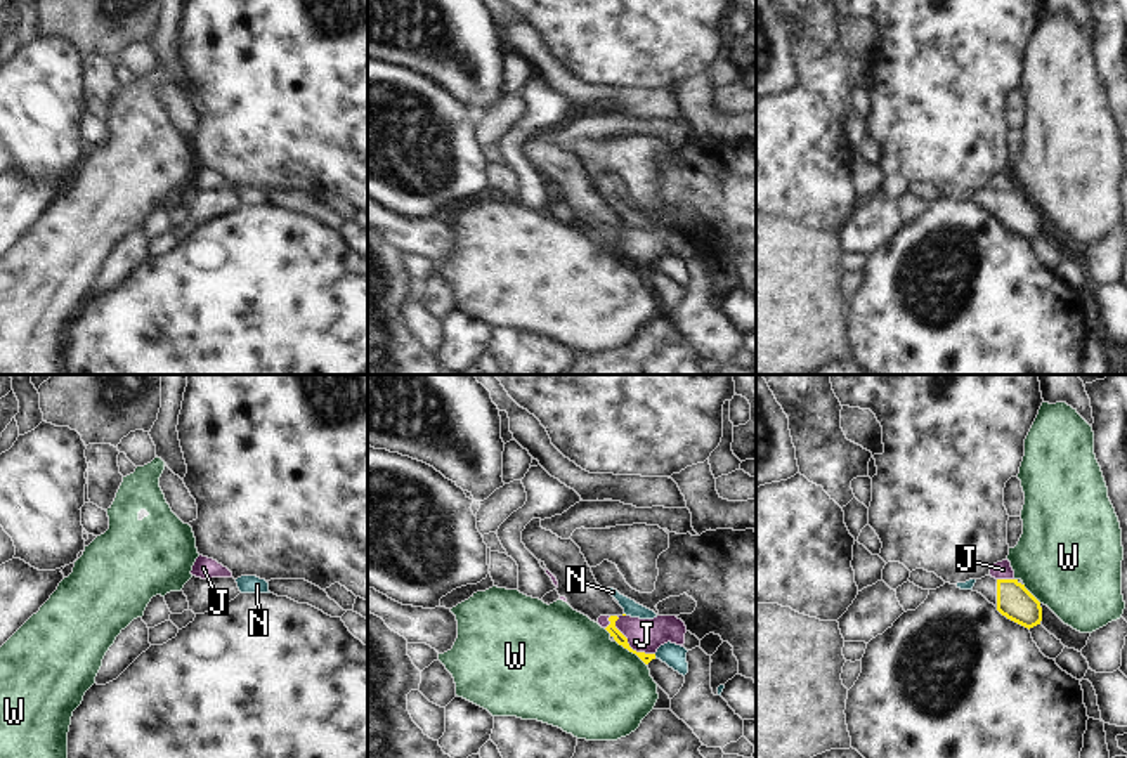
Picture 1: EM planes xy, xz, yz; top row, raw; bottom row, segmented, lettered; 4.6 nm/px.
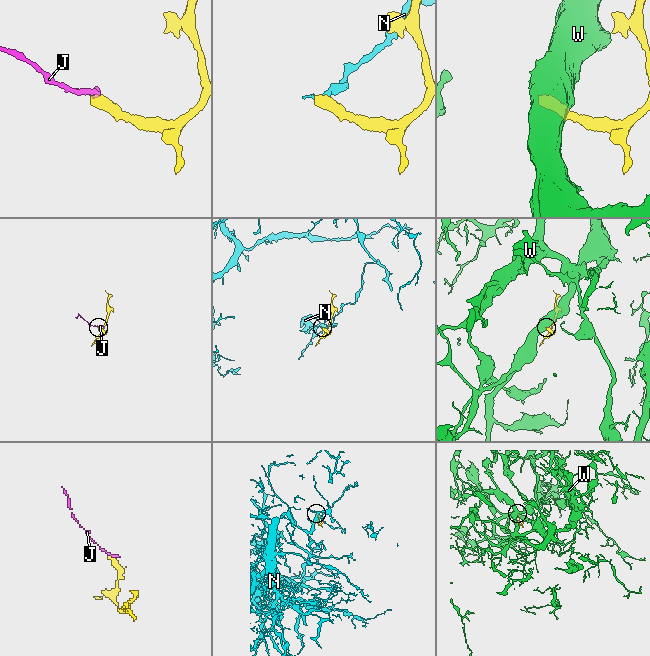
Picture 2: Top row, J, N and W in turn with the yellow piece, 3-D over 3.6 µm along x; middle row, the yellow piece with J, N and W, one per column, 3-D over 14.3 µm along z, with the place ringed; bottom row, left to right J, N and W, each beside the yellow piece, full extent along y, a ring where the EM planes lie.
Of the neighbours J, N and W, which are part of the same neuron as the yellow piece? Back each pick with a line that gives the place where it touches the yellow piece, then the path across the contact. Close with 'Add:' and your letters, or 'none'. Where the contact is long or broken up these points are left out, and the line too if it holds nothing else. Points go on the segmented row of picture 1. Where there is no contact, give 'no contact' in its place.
Add: none

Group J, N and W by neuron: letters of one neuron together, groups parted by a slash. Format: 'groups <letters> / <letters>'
groups J / N / W

